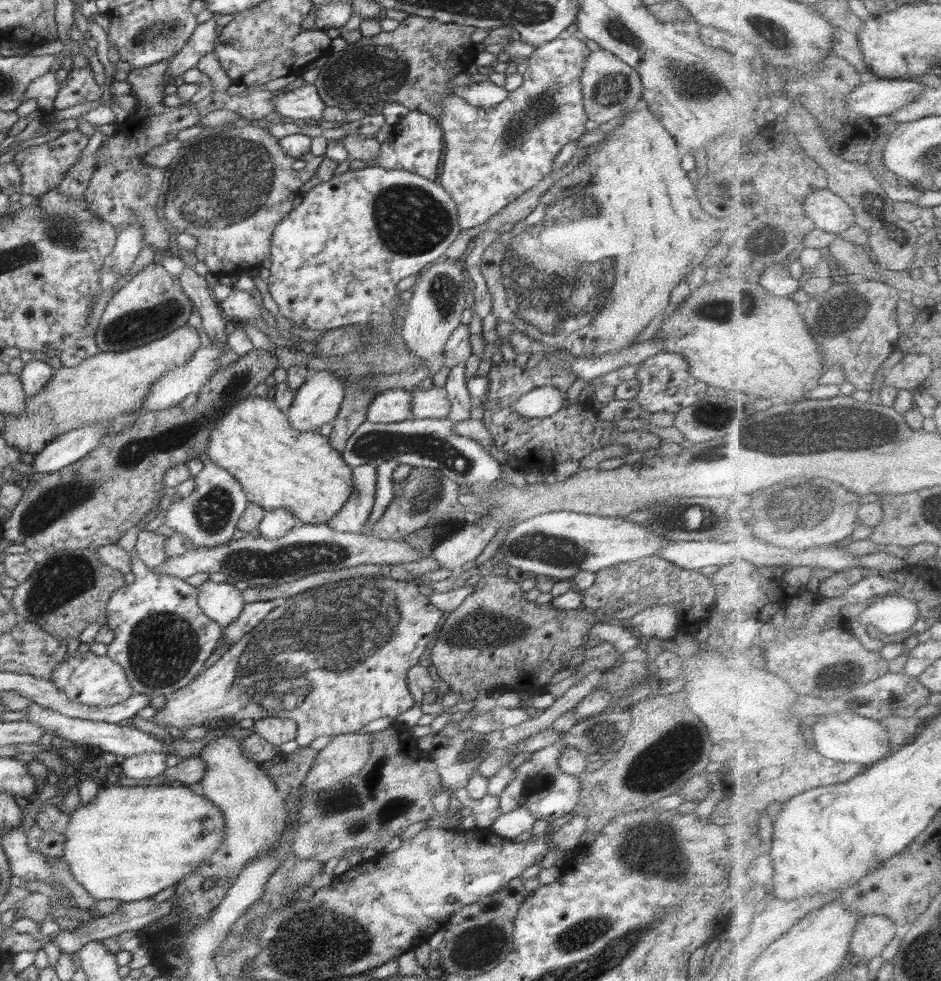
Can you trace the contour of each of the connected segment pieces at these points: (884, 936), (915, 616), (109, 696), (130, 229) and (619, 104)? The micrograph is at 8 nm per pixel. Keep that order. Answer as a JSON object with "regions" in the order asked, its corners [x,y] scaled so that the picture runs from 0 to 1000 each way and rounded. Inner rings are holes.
{"regions":[[[[922,933],[914,937],[905,959],[906,972],[922,979],[937,975],[942,964],[953,955],[954,943],[944,933]]],[[[948,606],[921,616],[919,622],[905,635],[905,643],[925,661],[936,665],[940,654],[929,650],[922,643],[925,638],[935,640],[942,646],[954,646],[967,642],[979,629],[976,614],[959,606]]],[[[81,664],[77,668],[70,668],[53,688],[53,694],[75,716],[94,721],[114,722],[119,721],[139,712],[143,704],[140,702],[134,684],[121,672],[115,668],[102,668],[97,664]]],[[[138,228],[124,239],[123,248],[117,262],[121,276],[129,282],[134,281],[141,267],[152,254],[153,234],[151,228]]],[[[642,50],[629,52],[621,62],[621,71],[616,78],[618,86],[622,115],[625,121],[634,126],[650,122],[672,113],[682,104],[682,84],[674,69]]]]}

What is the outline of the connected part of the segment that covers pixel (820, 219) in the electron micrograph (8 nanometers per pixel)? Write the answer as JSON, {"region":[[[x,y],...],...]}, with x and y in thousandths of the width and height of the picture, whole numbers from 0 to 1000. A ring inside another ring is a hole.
{"region":[[[871,193],[857,203],[855,220],[864,223],[878,239],[894,240],[910,228],[910,216],[895,199],[885,194]]]}

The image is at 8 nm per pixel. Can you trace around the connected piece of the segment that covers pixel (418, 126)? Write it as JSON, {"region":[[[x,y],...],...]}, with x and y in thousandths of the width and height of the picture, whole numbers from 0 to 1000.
{"region":[[[445,112],[434,113],[434,116],[417,127],[414,138],[404,148],[404,158],[389,165],[391,170],[410,170],[410,173],[431,173],[461,185],[465,181],[465,169],[470,161],[471,131],[465,123],[456,116]]]}

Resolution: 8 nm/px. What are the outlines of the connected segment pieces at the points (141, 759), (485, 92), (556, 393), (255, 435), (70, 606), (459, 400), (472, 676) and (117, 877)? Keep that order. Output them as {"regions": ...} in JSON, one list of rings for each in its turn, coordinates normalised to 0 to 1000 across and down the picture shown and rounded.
{"regions":[[[[159,767],[147,769],[128,775],[124,786],[129,791],[151,795],[165,793],[177,785],[177,769],[172,767]]],[[[521,81],[482,90],[482,95],[495,101],[497,106],[512,111],[523,111],[540,100],[541,93],[528,88]]],[[[589,393],[567,396],[561,402],[555,402],[548,410],[542,412],[542,417],[553,421],[554,426],[581,427],[597,416],[603,410],[604,402]]],[[[266,402],[257,409],[240,415],[238,421],[230,425],[230,433],[222,442],[219,465],[234,477],[242,479],[258,496],[261,509],[283,522],[302,518],[310,521],[312,527],[319,529],[319,534],[349,534],[375,504],[374,476],[366,471],[362,462],[351,453],[350,445],[342,444],[338,439],[315,438],[308,432],[305,421],[284,404]]],[[[66,560],[41,568],[30,591],[15,600],[11,616],[21,631],[37,634],[60,651],[73,654],[83,651],[95,636],[115,634],[113,615],[130,597],[132,585],[106,573],[100,560]]],[[[493,370],[478,374],[476,386],[471,394],[480,414],[476,423],[476,427],[480,430],[499,427],[503,406],[495,393],[496,387],[493,379],[495,379],[495,371]]],[[[538,586],[511,587],[504,596],[504,602],[478,624],[467,643],[465,652],[461,654],[457,667],[459,679],[477,704],[489,707],[492,716],[506,714],[511,703],[519,707],[525,705],[526,708],[542,704],[550,707],[554,704],[565,707],[576,705],[591,685],[605,680],[604,675],[610,669],[610,663],[625,654],[627,641],[631,636],[649,634],[648,628],[652,624],[667,619],[667,613],[661,610],[635,621],[597,622],[584,614],[571,616],[569,613],[561,613],[557,610],[553,596],[553,593]]],[[[116,799],[106,803],[102,812],[94,819],[87,819],[83,825],[79,826],[73,831],[73,838],[69,845],[69,859],[67,860],[67,877],[73,882],[74,889],[79,897],[87,902],[103,918],[104,917],[129,917],[132,920],[148,918],[163,914],[171,907],[180,903],[187,903],[189,898],[192,898],[202,892],[202,889],[210,886],[210,882],[215,882],[225,870],[230,870],[236,858],[239,856],[239,840],[238,832],[234,828],[234,824],[223,818],[219,811],[210,808],[210,803],[198,802],[191,799],[173,799],[173,800],[158,800],[158,801],[131,801]]]]}

